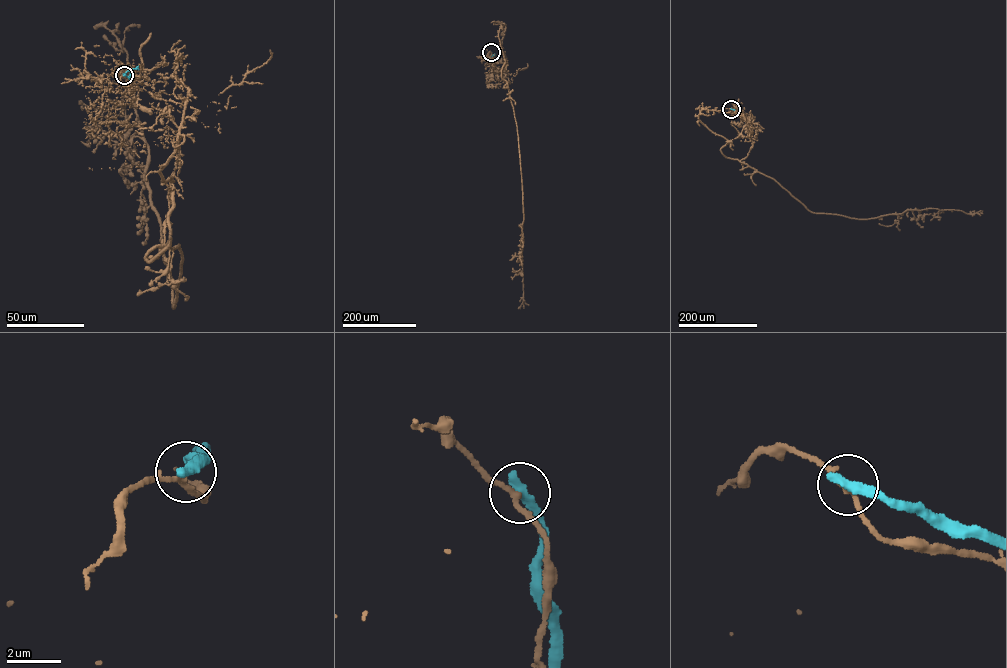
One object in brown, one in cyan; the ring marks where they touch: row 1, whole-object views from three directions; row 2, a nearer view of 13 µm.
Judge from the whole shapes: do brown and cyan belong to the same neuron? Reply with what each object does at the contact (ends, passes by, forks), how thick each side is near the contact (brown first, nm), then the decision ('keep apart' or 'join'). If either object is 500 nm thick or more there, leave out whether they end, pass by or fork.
brown passes by; cyan ends; calibres 180 and 400 nm; keep apart

